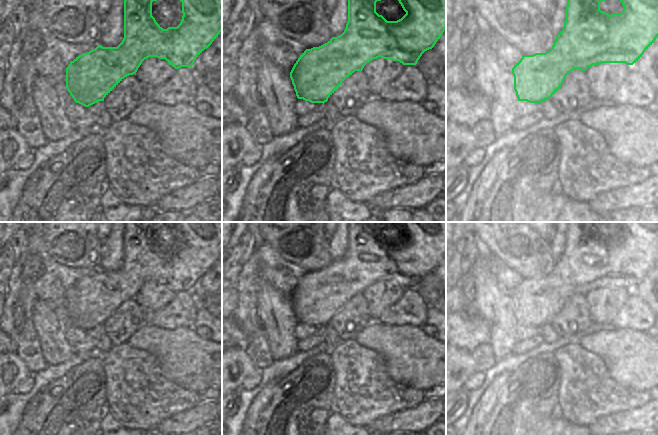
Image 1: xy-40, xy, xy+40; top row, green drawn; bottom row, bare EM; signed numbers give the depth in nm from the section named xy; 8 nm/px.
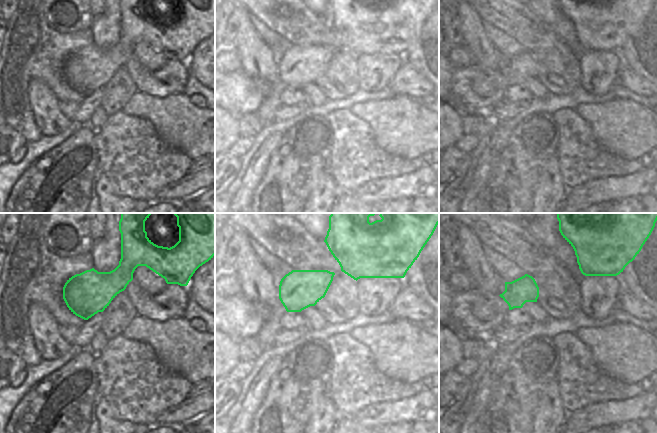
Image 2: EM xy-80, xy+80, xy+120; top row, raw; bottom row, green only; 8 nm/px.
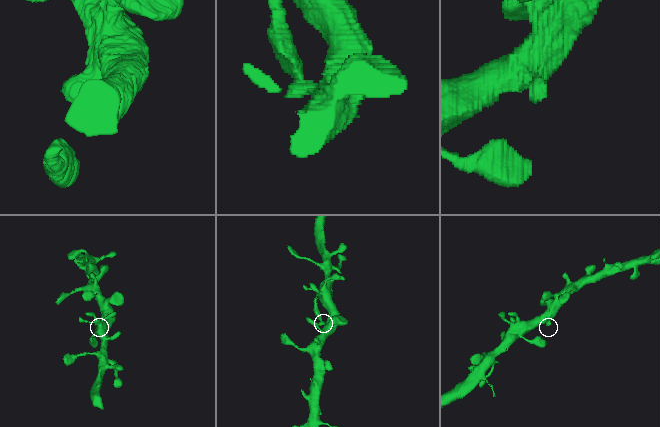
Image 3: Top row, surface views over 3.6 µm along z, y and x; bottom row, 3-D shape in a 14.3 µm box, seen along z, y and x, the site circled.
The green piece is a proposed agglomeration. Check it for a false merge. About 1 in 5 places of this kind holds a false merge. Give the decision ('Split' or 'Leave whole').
Leave whole.

